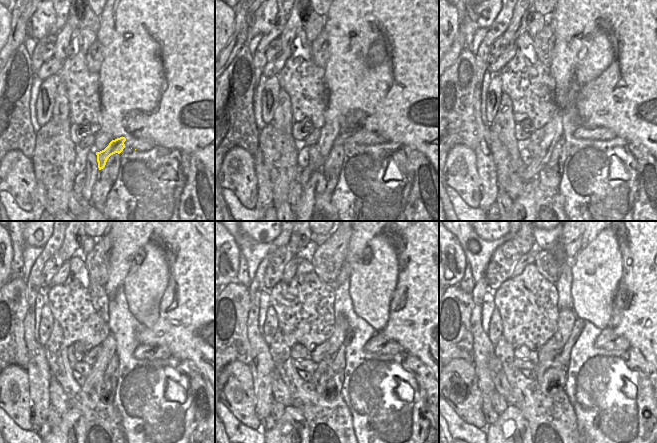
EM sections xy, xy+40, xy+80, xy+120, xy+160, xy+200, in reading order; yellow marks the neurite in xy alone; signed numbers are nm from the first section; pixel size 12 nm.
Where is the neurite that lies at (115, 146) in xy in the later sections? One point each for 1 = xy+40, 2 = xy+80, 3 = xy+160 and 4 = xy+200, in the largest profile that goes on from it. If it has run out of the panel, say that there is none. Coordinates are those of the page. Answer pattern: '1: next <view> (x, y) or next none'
1: next xy+40 (369, 138)
2: next xy+80 (602, 134)
3: next xy+160 (378, 344)
4: next xy+200 (608, 339)

